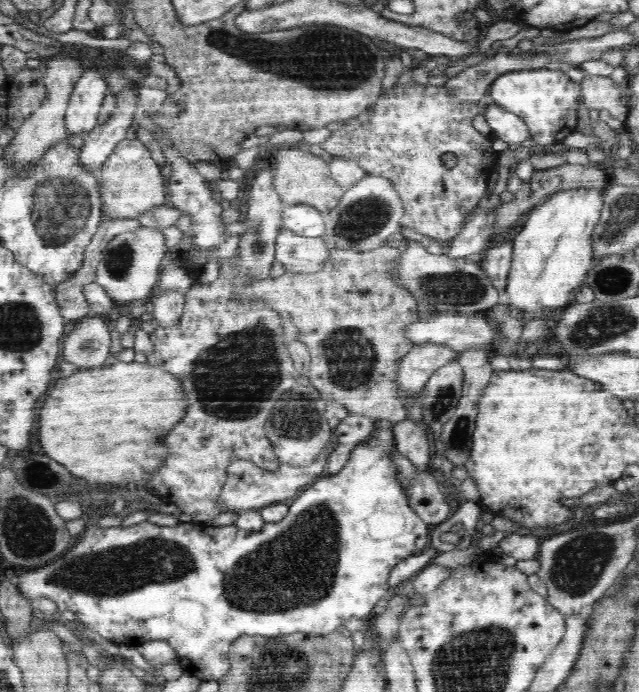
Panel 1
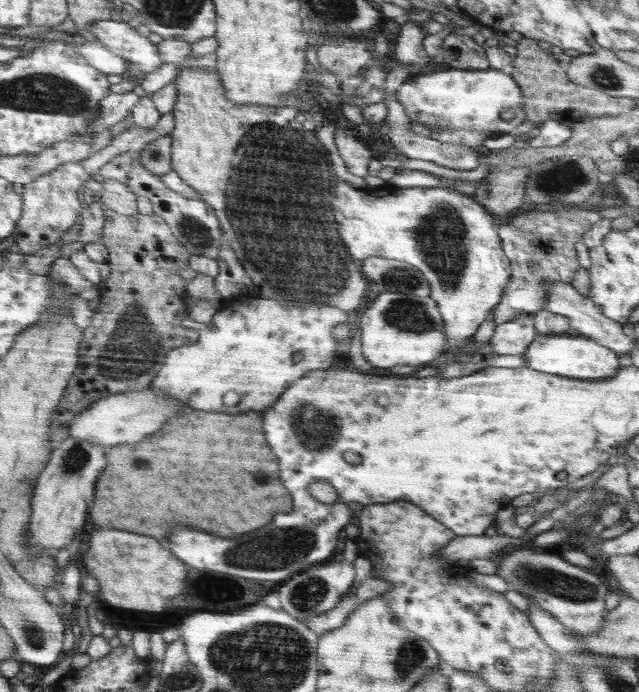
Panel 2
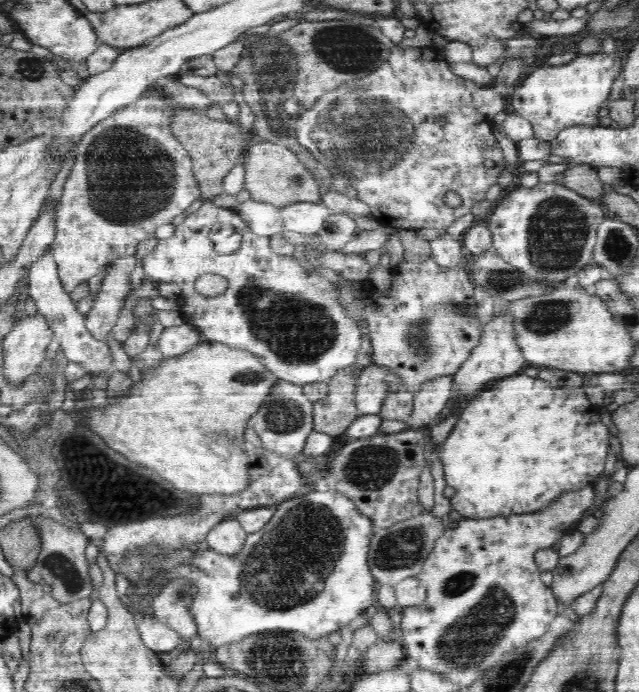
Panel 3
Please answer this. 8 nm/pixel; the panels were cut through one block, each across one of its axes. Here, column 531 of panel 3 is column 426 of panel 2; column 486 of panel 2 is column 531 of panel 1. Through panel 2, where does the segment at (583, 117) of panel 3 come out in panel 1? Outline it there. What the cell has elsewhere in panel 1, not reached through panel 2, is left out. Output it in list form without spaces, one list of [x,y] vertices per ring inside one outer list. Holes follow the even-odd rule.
[[[559,67],[515,70],[501,74],[492,82],[487,100],[522,117],[528,125],[530,139],[537,144],[536,149],[542,149],[562,143],[569,134],[577,131],[577,106],[582,102],[581,83],[572,81]]]

